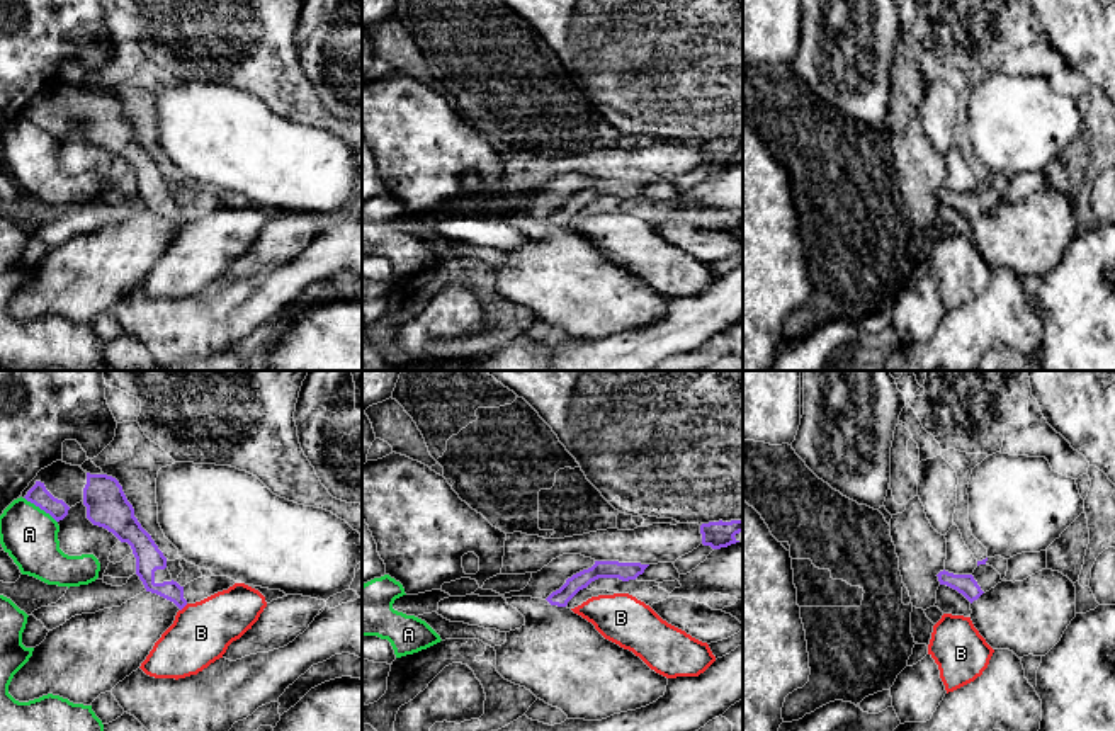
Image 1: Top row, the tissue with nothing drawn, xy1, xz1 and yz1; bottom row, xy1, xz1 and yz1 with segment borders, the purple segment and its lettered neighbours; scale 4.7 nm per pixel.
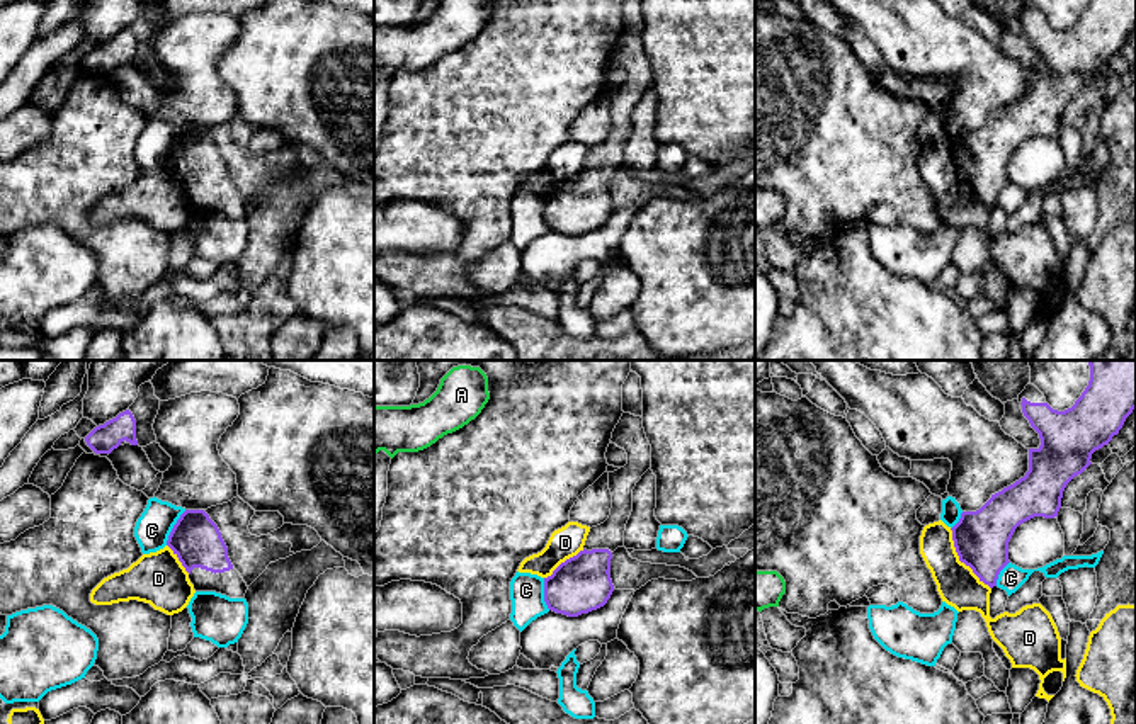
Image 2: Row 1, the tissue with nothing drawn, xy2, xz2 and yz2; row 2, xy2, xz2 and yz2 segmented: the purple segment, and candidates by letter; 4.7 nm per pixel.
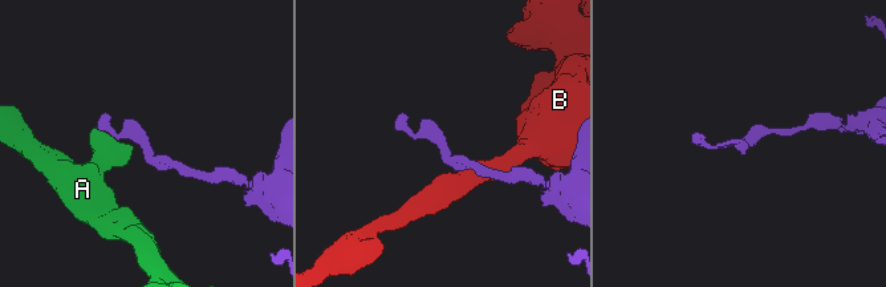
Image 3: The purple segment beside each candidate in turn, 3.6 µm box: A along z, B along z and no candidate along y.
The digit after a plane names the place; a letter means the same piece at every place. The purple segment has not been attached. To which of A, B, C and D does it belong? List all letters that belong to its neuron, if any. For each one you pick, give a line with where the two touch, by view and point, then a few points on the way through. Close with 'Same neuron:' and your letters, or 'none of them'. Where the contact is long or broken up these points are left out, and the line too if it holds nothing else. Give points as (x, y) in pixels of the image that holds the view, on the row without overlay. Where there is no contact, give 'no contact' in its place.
Same neuron: none of them

